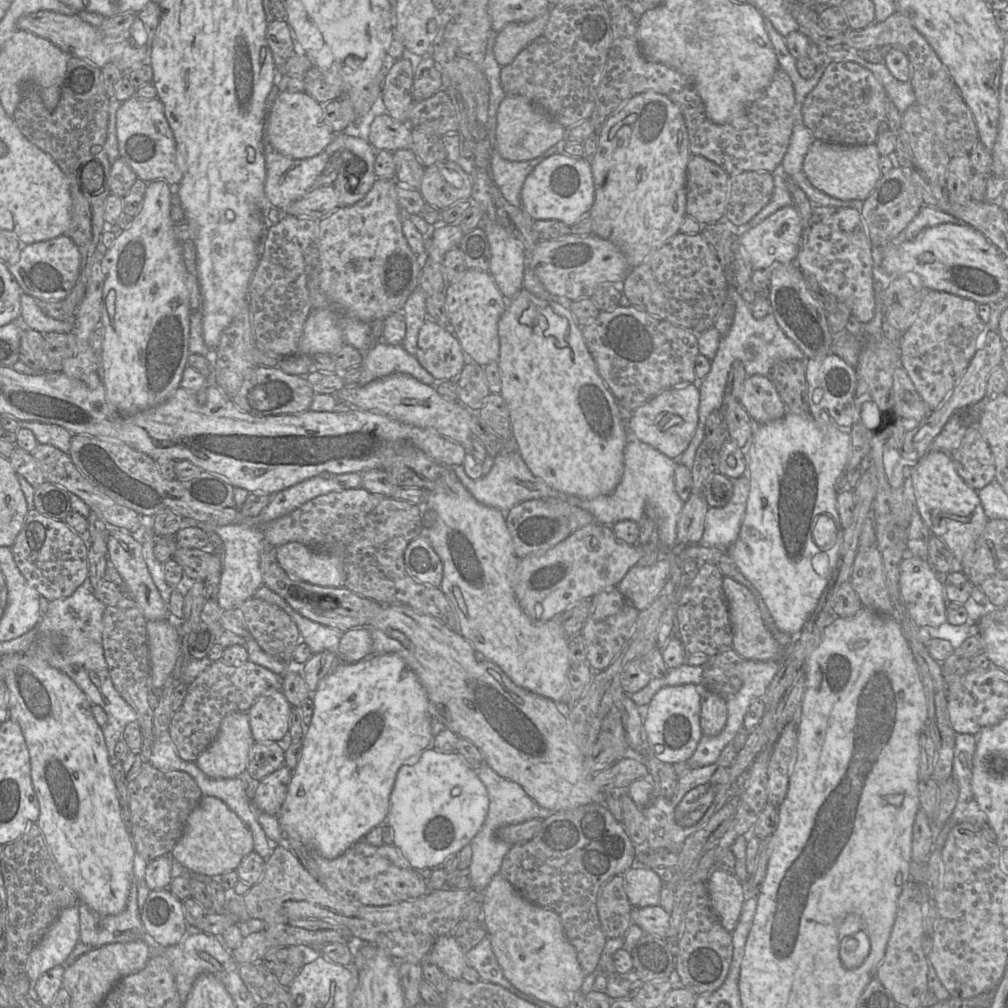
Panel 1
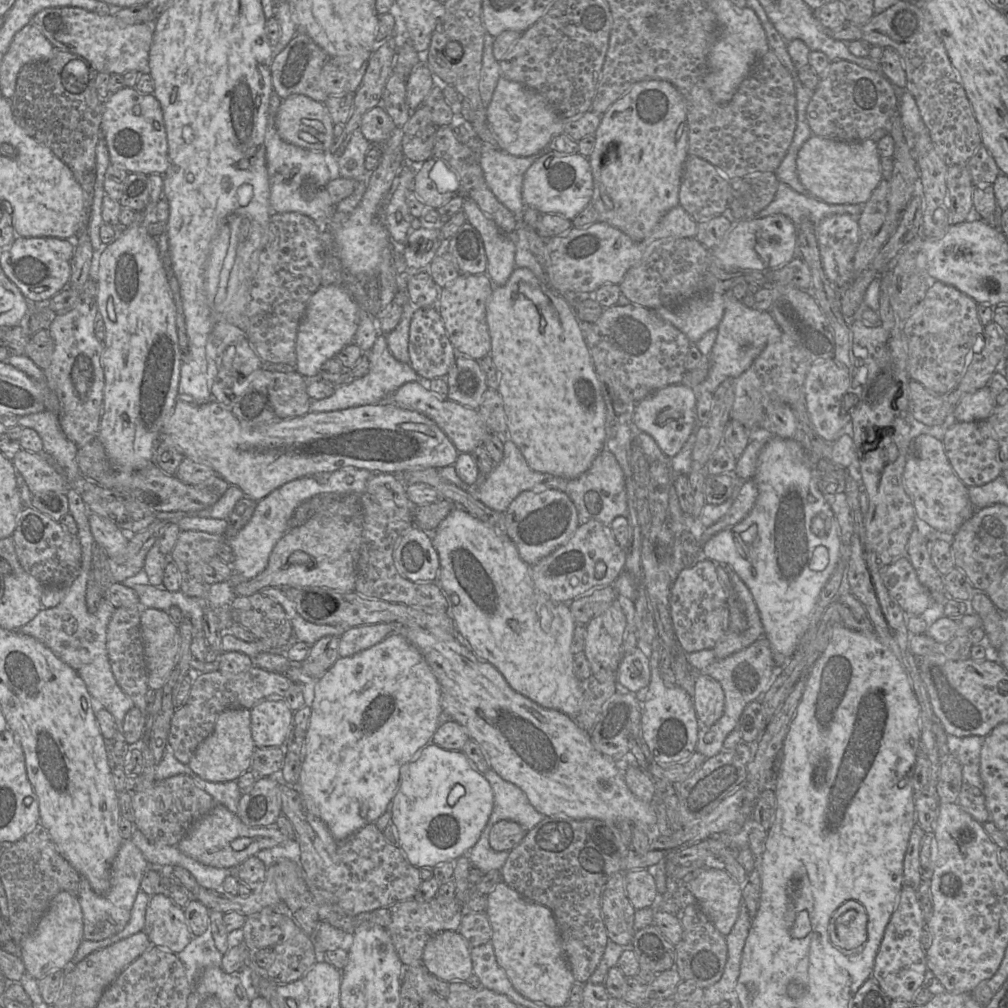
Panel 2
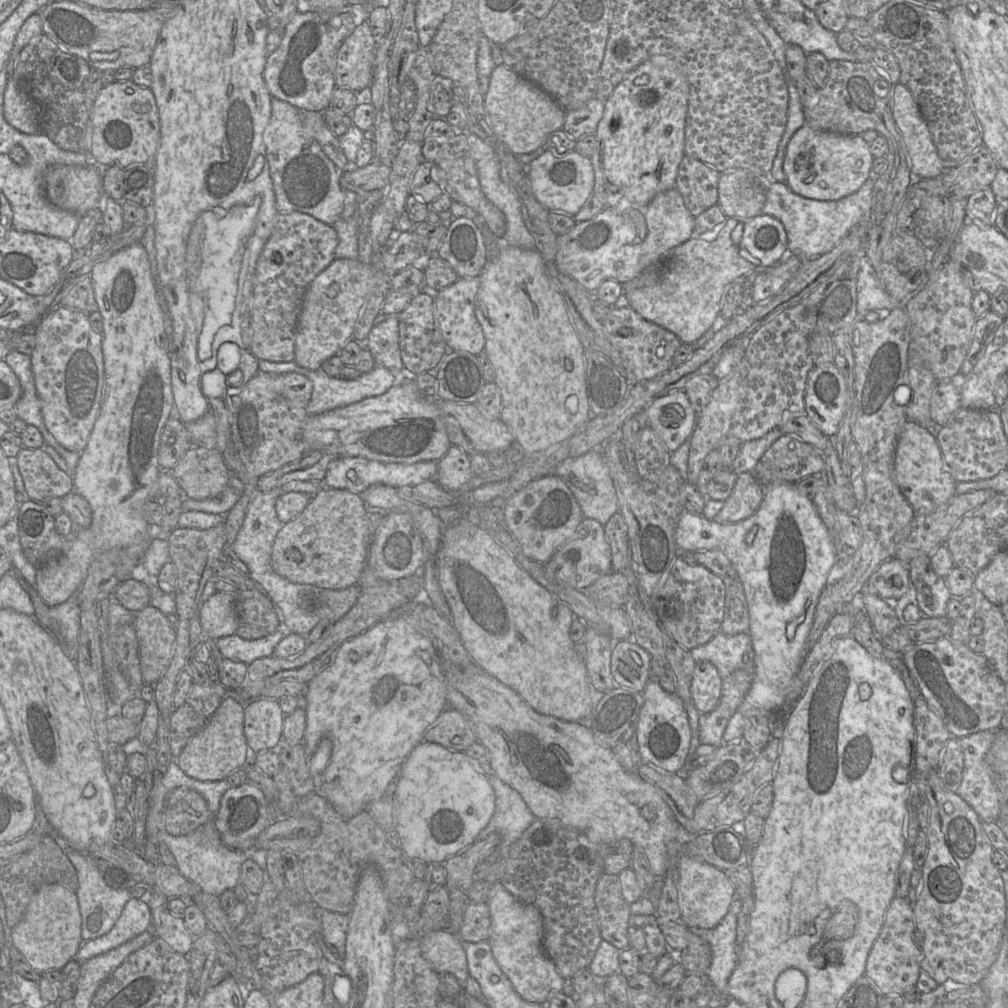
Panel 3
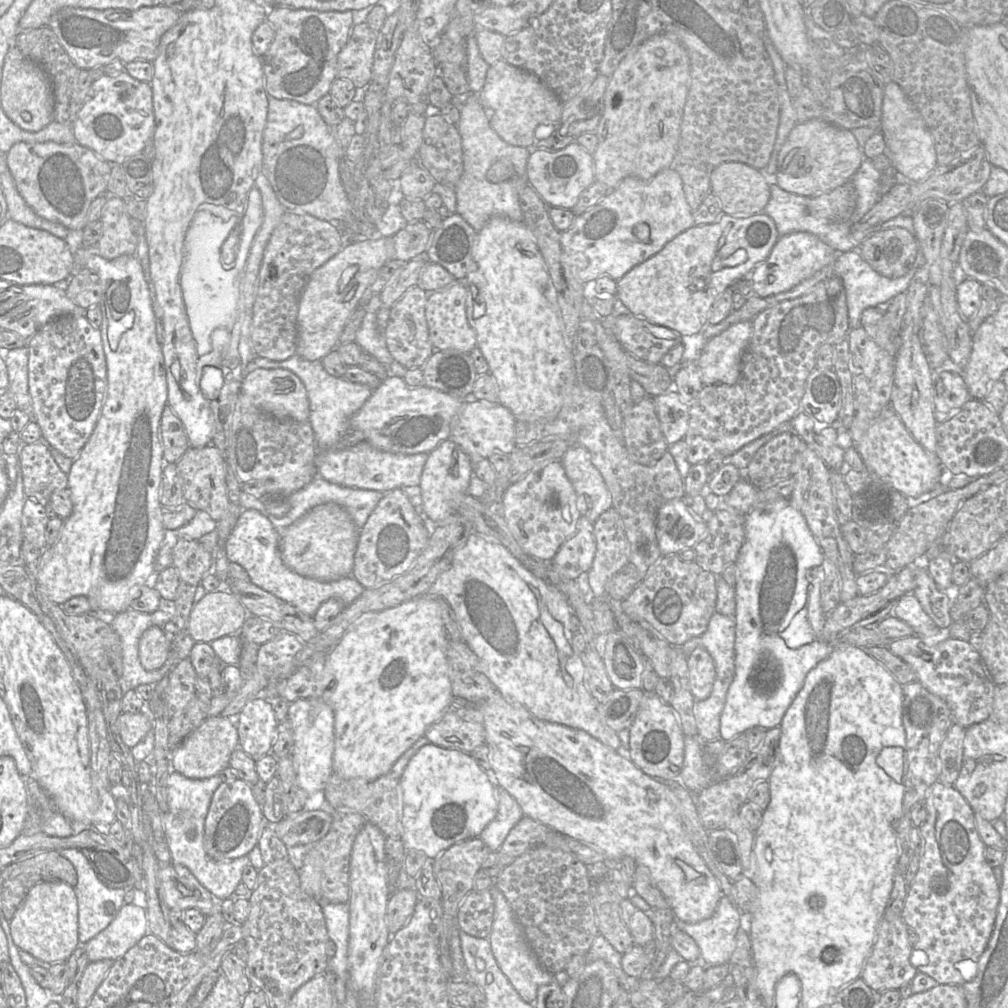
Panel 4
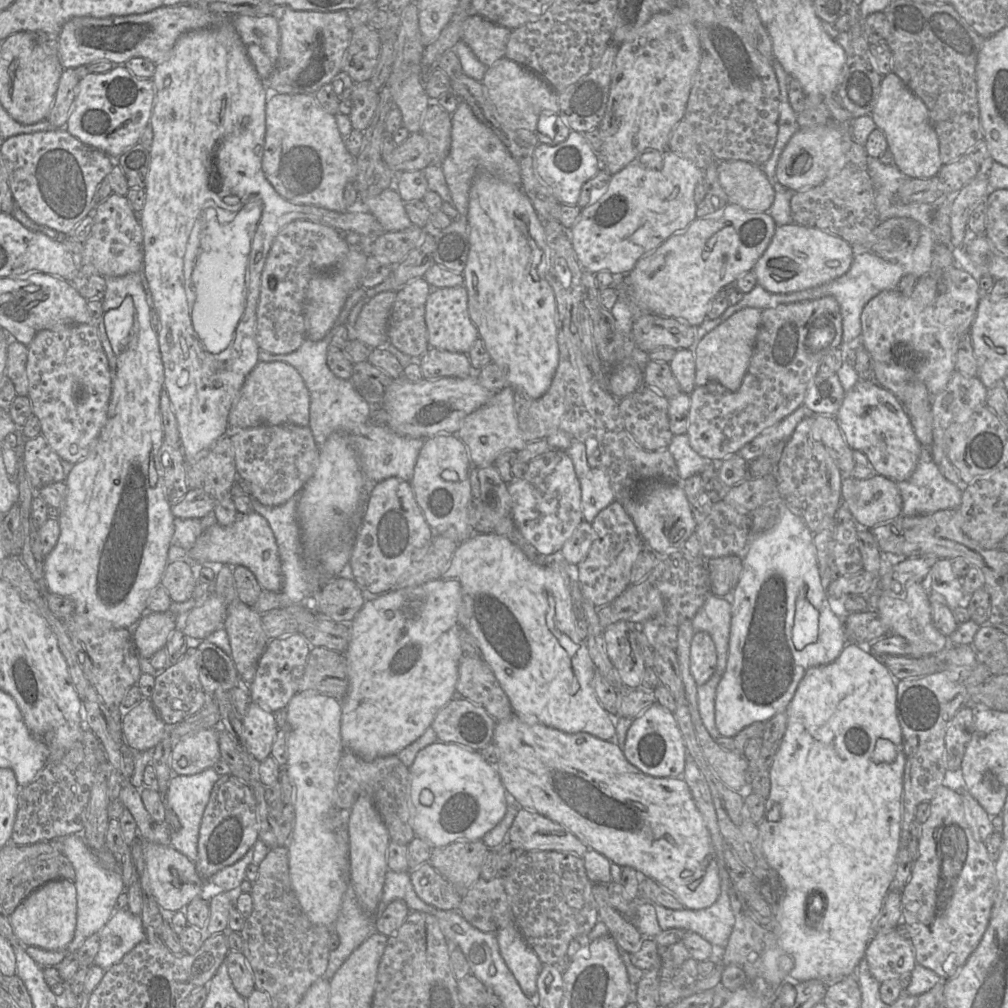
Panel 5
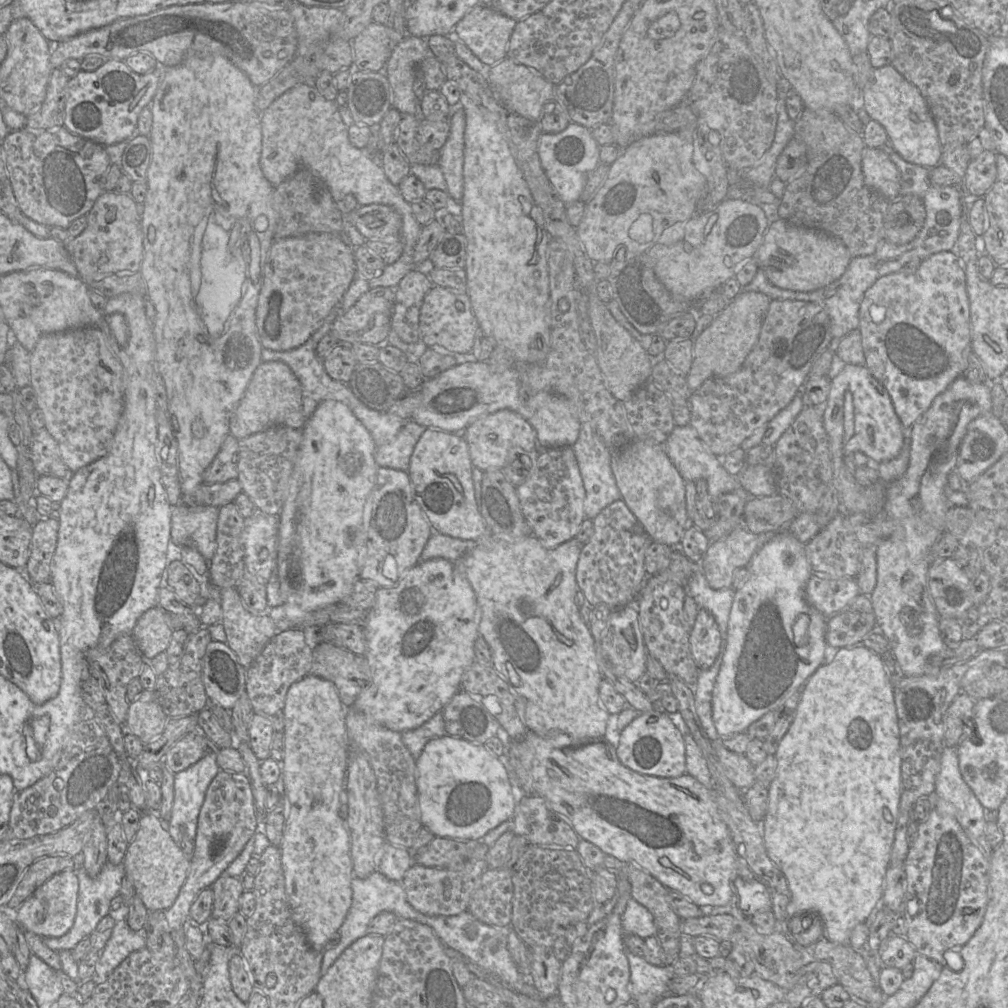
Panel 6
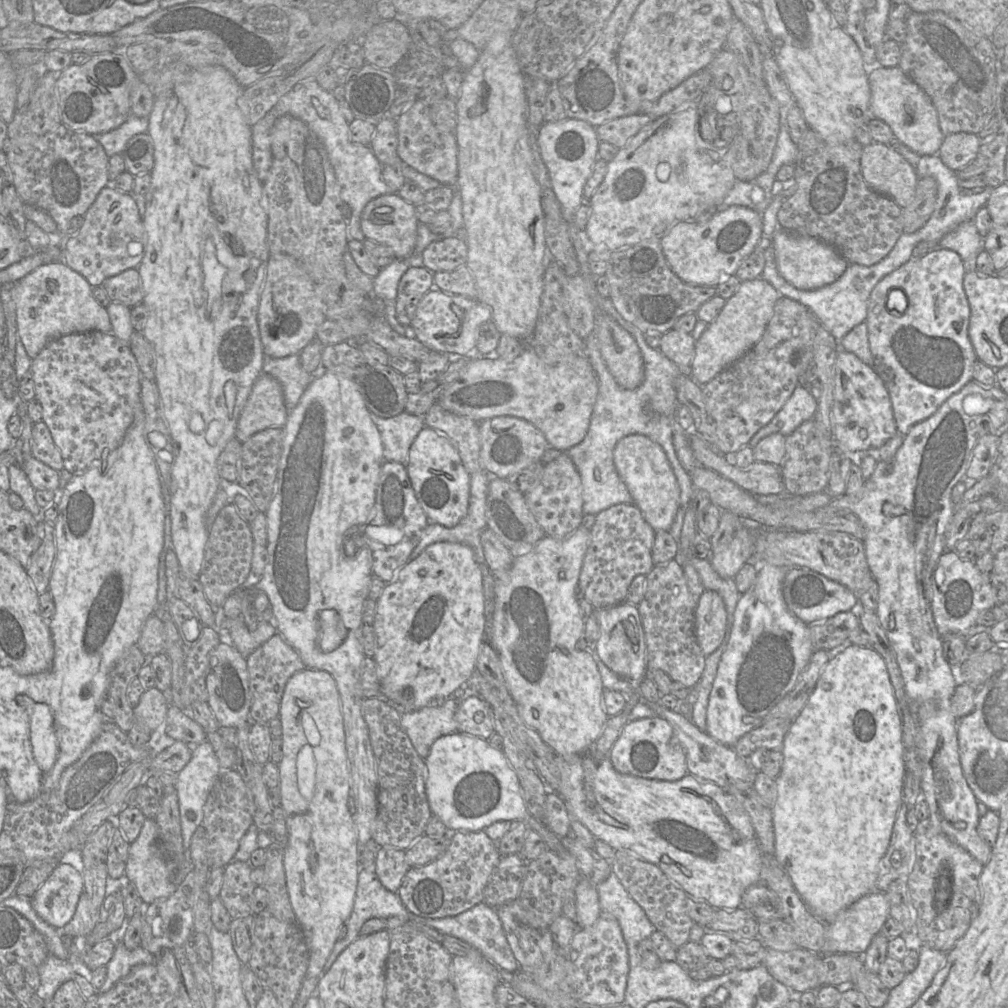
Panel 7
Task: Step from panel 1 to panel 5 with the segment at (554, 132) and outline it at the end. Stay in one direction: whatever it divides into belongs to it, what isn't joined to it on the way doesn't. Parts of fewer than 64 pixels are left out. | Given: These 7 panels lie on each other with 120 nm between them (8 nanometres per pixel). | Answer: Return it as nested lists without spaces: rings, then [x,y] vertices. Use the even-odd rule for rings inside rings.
[[[507,57],[487,67],[482,83],[495,109],[495,118],[509,129],[535,132],[541,113],[559,114],[558,92],[537,73]]]

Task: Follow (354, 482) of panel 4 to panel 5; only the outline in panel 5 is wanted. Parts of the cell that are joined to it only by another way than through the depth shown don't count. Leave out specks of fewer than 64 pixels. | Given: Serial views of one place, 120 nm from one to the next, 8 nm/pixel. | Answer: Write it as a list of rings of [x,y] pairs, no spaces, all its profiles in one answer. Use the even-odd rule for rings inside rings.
[[[358,287],[348,296],[334,327],[323,339],[319,341],[305,339],[295,351],[289,354],[277,355],[260,350],[258,360],[259,362],[285,362],[300,374],[310,396],[308,427],[319,447],[332,433],[341,432],[353,449],[366,479],[378,483],[390,477],[397,477],[410,483],[418,454],[425,439],[399,435],[388,425],[371,424],[372,406],[355,390],[351,380],[335,376],[326,363],[329,342],[335,334],[335,327],[345,324],[352,308],[365,295],[366,290],[363,287]]]

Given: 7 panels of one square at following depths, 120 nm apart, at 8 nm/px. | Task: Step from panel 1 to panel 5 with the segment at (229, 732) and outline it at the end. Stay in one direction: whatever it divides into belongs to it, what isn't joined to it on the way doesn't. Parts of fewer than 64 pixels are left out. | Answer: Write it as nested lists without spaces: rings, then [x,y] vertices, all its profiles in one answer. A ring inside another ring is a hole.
[[[217,727],[202,729],[175,741],[170,766],[177,775],[194,775],[211,768],[221,758]]]

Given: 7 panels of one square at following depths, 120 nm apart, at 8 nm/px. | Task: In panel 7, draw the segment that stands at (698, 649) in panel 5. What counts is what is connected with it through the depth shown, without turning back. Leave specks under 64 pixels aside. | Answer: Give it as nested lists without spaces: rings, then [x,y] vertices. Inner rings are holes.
[[[704,590],[695,607],[695,635],[705,656],[722,643],[727,625],[727,611],[721,596],[713,590]]]

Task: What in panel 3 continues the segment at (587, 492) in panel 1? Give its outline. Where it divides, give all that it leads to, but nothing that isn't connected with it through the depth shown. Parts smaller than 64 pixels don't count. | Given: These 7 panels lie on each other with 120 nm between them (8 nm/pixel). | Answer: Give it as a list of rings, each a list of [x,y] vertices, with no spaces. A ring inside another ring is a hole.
[[[507,244],[501,246],[495,258],[490,258],[479,275],[479,289],[475,299],[475,315],[481,325],[484,337],[484,353],[493,366],[494,383],[502,397],[501,420],[507,425],[515,438],[520,453],[533,453],[544,450],[552,444],[574,435],[591,417],[585,382],[585,348],[571,322],[570,315],[562,296],[554,289],[545,268],[545,260],[536,249],[521,249]]]

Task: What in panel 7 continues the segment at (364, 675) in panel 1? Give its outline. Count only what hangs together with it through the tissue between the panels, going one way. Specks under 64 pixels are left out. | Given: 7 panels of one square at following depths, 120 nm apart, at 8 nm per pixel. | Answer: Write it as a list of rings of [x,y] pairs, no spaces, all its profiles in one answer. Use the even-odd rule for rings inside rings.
[[[437,542],[429,545],[417,558],[408,561],[400,568],[394,582],[386,583],[376,602],[376,614],[372,626],[377,637],[377,650],[373,657],[377,664],[377,677],[380,682],[381,694],[387,702],[396,707],[400,713],[414,711],[444,702],[445,699],[451,697],[466,684],[476,670],[478,654],[482,644],[487,640],[487,619],[485,617],[482,572],[469,546],[452,542]]]

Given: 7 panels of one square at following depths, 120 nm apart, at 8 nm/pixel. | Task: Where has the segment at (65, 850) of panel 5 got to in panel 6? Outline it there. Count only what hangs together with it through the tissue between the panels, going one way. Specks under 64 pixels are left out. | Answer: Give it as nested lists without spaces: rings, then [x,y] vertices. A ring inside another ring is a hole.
[[[107,861],[101,872],[94,878],[91,878],[87,874],[84,867],[79,867],[76,871],[76,875],[79,881],[79,891],[77,912],[73,926],[63,936],[44,938],[45,945],[56,952],[60,952],[62,950],[72,950],[79,941],[89,937],[96,929],[100,920],[110,913],[111,900],[120,893],[122,879],[125,876],[125,867],[123,863],[113,865]]]

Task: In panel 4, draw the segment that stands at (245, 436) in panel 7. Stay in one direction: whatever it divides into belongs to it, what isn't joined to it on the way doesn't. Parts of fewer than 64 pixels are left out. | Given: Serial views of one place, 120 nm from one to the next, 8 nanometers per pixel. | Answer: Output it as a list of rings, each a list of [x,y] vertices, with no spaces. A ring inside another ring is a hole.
[[[254,369],[244,377],[240,393],[247,397],[252,405],[274,417],[309,421],[310,403],[305,386],[300,378],[288,369]]]

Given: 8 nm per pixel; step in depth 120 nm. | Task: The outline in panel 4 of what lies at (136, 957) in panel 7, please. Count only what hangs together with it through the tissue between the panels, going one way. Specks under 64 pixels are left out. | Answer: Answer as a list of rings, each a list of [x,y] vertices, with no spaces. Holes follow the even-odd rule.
[[[134,903],[124,904],[112,922],[84,944],[90,962],[121,958],[148,932],[147,911]]]

